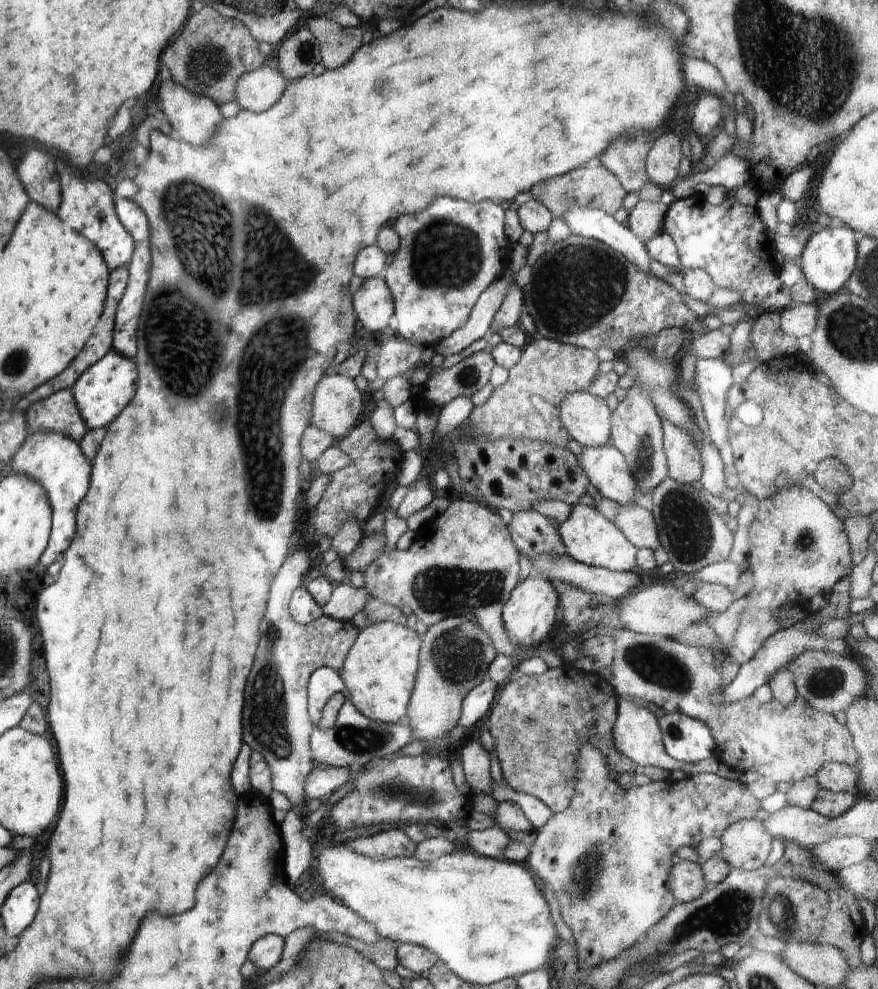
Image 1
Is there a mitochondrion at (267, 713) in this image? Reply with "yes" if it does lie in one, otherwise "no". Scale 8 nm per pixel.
yes

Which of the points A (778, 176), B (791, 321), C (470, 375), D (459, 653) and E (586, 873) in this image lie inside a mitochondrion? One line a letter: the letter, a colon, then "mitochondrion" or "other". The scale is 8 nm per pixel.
A: other
B: other
C: mitochondrion
D: mitochondrion
E: mitochondrion

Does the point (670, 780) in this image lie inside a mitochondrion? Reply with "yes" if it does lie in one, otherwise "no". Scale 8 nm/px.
no

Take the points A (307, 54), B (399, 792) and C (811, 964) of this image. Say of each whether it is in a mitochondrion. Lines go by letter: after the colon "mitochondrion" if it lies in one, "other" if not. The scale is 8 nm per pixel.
A: mitochondrion
B: mitochondrion
C: other

